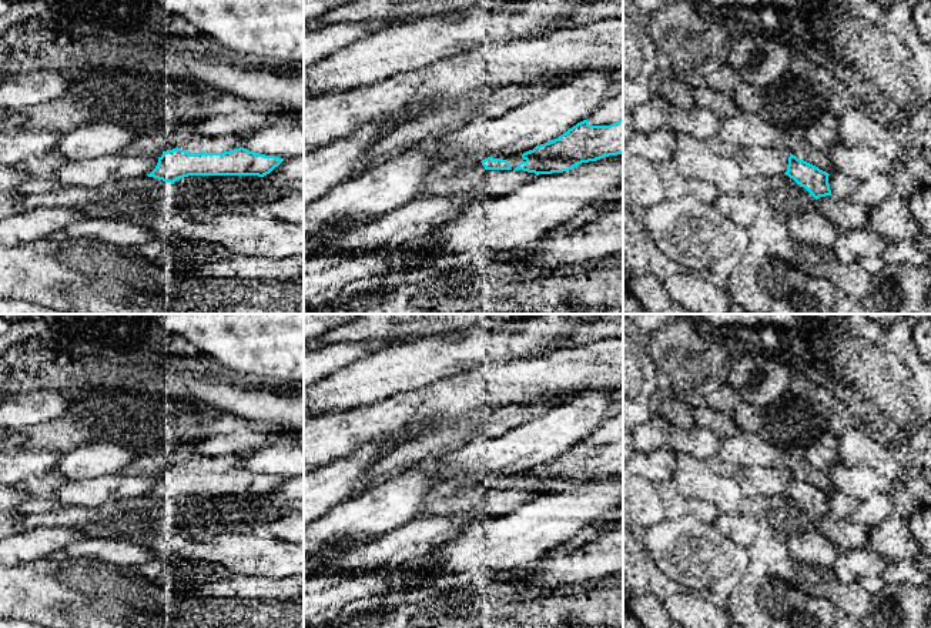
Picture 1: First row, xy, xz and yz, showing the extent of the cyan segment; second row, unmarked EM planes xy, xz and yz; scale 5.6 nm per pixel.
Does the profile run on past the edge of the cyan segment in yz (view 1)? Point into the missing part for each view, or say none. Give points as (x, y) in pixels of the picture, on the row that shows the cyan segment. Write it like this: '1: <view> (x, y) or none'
1: none

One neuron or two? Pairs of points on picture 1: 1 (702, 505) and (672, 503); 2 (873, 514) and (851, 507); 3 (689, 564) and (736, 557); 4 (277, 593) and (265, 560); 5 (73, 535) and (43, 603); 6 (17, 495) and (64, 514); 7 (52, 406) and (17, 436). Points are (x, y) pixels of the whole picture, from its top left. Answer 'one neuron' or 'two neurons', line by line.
1: one neuron
2: one neuron
3: one neuron
4: two neurons
5: two neurons
6: two neurons
7: two neurons

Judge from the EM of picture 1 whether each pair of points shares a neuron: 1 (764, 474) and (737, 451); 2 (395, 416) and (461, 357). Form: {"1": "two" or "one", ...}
{"1": "two", "2": "two"}

